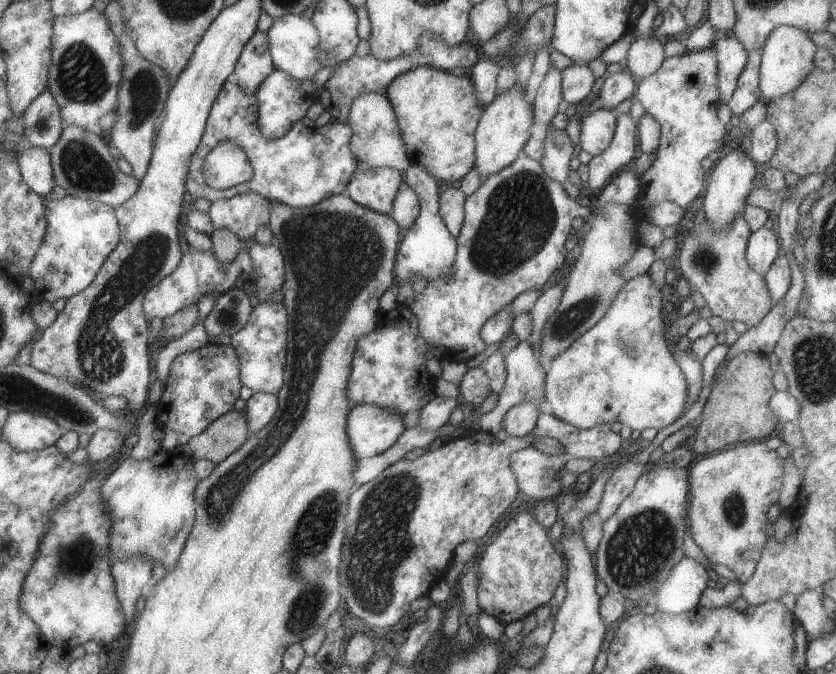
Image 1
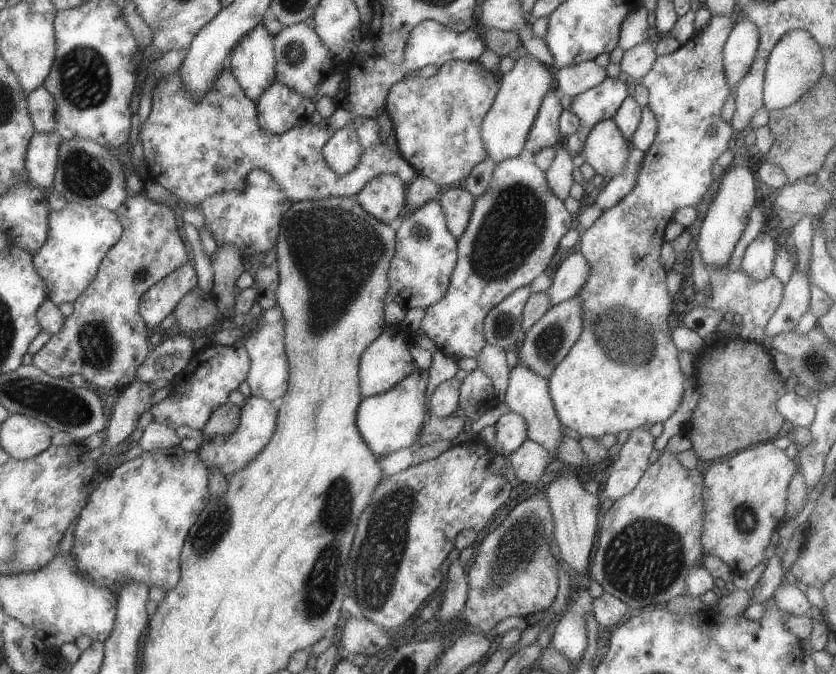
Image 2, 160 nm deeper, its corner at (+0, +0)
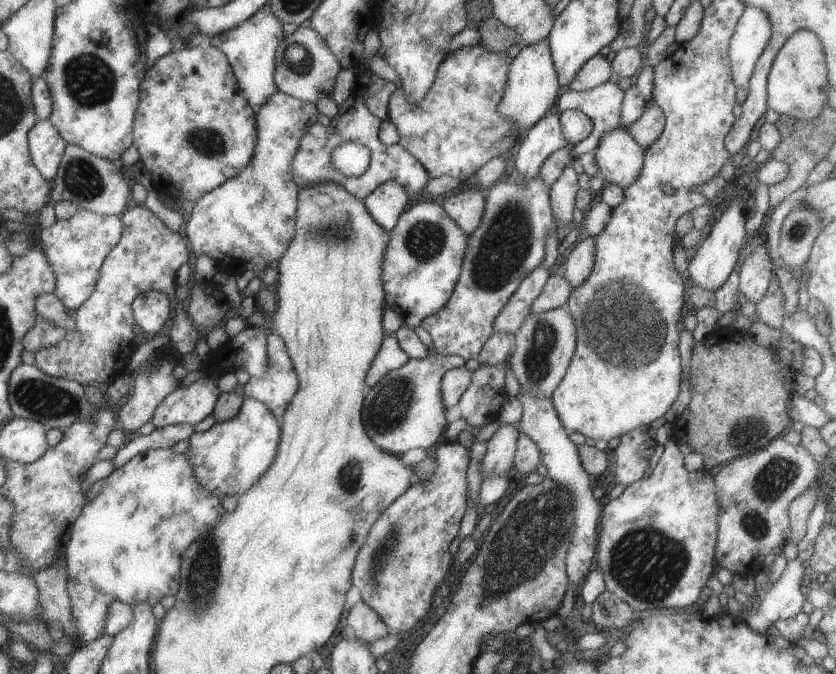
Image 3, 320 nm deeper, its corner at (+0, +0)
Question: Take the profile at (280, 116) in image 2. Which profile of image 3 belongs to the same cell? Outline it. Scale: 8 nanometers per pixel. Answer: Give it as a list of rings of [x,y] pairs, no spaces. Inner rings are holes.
[[[277,90],[271,94],[266,104],[255,108],[256,136],[255,152],[250,156],[251,162],[237,172],[237,176],[225,180],[214,191],[207,192],[202,200],[193,207],[192,213],[183,226],[183,231],[191,242],[191,248],[198,258],[207,254],[215,260],[217,271],[237,277],[243,270],[259,272],[287,250],[293,234],[295,234],[295,212],[297,209],[298,188],[291,180],[291,160],[297,150],[299,138],[311,124],[316,124],[318,111],[311,102],[283,94]]]

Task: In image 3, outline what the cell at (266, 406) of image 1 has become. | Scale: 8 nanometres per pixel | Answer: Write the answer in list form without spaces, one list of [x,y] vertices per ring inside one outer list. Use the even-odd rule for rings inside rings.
[[[247,397],[238,416],[225,422],[214,422],[206,432],[197,432],[186,450],[199,482],[215,497],[243,494],[249,490],[275,460],[279,444],[280,422],[265,404]]]

